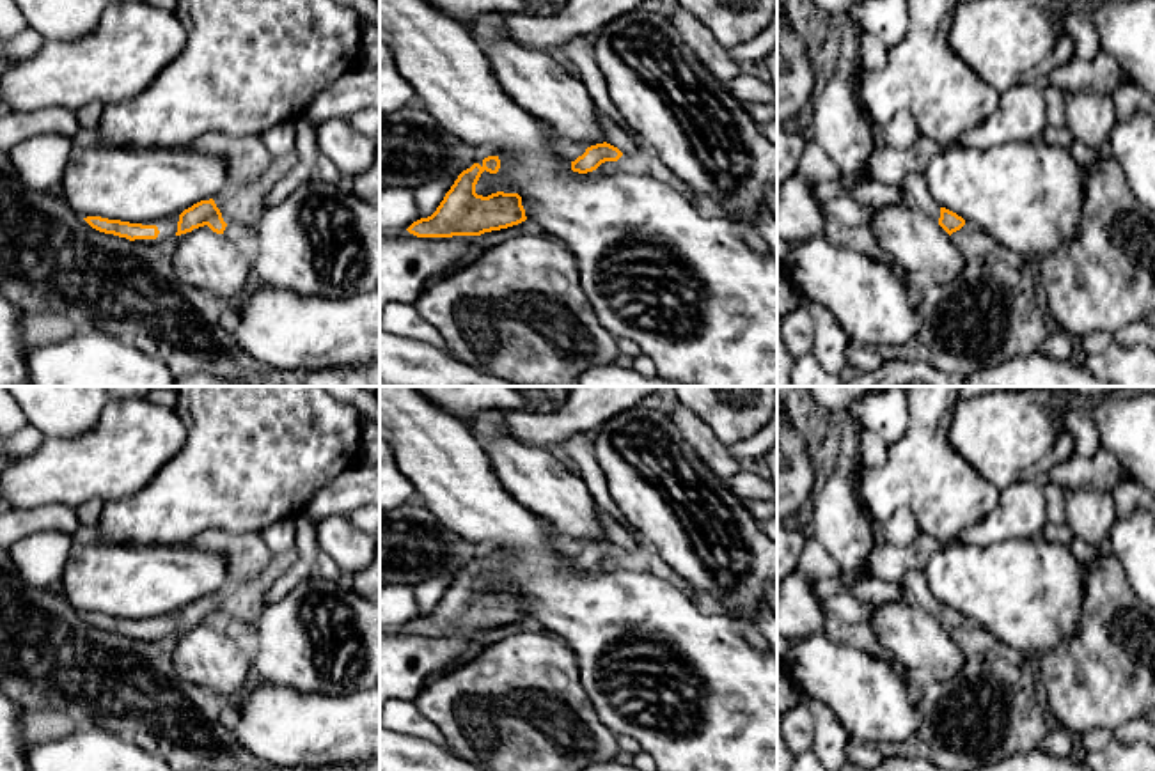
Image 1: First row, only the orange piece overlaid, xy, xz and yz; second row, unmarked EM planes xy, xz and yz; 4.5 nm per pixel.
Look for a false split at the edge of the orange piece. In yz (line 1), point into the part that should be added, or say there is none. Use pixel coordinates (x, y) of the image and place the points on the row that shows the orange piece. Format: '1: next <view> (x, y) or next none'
1: next none

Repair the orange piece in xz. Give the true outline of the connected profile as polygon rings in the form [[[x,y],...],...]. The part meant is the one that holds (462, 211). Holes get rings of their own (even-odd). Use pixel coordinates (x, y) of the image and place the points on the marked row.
[[[488,156],[463,170],[436,211],[413,222],[406,230],[417,238],[481,236],[507,229],[527,220],[518,193],[497,191],[488,197],[475,193],[475,184],[486,170],[497,174],[499,156]]]

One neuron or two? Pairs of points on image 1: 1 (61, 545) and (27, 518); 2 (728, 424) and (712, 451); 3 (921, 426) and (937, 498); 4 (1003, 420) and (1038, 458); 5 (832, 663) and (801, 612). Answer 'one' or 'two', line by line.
1: two
2: two
3: one
4: one
5: two

